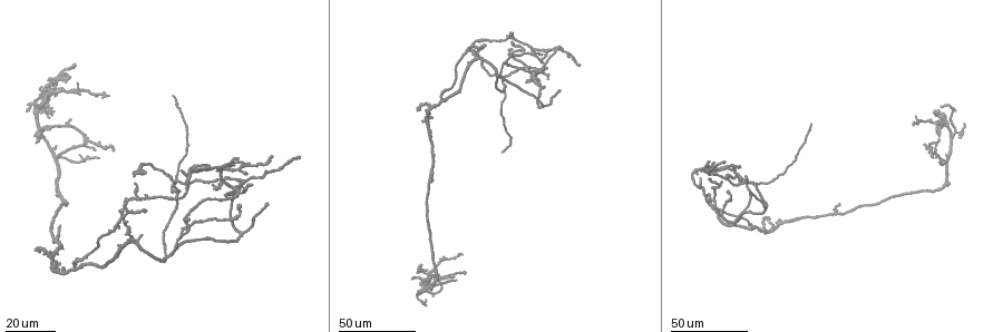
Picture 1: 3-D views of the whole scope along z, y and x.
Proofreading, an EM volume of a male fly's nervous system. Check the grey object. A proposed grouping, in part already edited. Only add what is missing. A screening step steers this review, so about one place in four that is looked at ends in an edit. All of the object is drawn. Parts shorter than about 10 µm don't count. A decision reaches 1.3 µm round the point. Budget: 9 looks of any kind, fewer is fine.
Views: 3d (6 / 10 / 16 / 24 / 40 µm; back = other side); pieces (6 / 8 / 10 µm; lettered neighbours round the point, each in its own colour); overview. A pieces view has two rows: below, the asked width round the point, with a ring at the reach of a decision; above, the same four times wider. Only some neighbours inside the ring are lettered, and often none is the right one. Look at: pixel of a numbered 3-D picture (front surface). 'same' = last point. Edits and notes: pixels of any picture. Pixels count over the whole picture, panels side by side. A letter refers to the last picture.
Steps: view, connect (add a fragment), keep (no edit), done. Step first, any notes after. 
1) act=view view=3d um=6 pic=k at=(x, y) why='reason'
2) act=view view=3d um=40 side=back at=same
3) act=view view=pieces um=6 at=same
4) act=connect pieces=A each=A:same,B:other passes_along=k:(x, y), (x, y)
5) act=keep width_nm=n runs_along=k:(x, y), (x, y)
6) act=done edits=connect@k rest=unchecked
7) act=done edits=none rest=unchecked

act=view view=3d um=24 pic=1 at=(547, 80) why='free end'

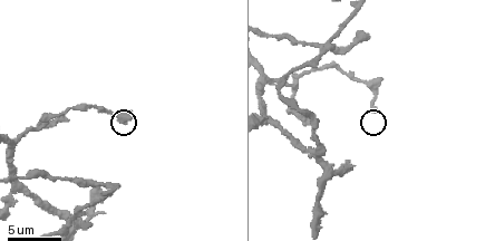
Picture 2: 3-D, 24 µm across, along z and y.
act=view view=pieces um=10 pic=2 at=(375, 110) why='see the neighbours'

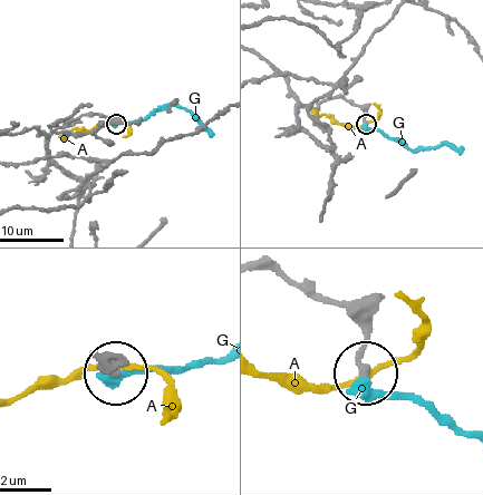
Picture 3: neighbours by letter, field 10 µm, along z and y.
act=keep width_nm=270 each=A:other,G:other runs_along=3:(299, 123), (300, 106), (335, 97), (357, 105), (365, 123) found='none of them fits'

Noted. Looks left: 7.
act=view view=3d um=24 pic=1 at=(62, 74)

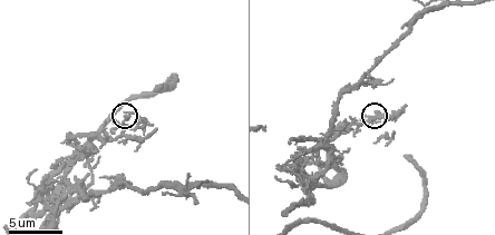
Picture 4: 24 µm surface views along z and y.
act=view view=pieces um=10 pic=4 at=(126, 114)

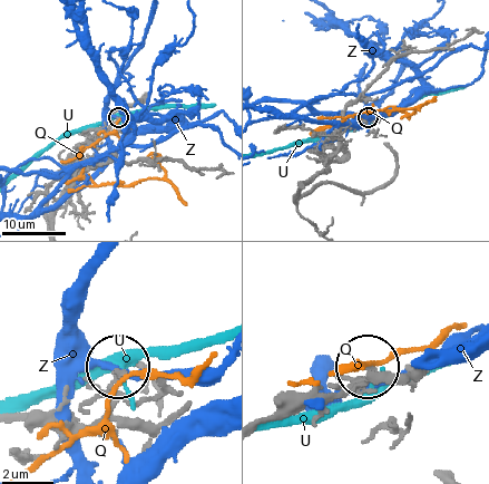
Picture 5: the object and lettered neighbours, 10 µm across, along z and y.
act=keep width_nm=260 each=Q:other,U:other,Z:other found='no lettered fragment goes on from it'

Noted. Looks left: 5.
act=view view=3d um=40 pic=1 at=(453, 259) why='an open end'

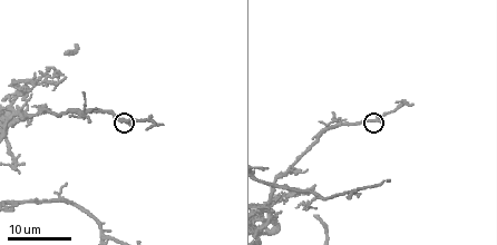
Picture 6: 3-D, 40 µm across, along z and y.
act=view view=3d um=6 pic=6 at=(382, 119) why='closer look'

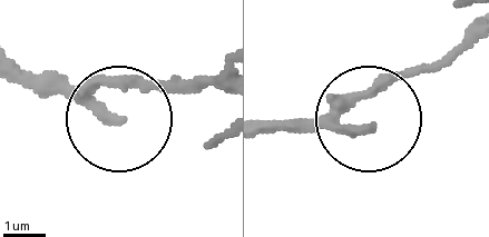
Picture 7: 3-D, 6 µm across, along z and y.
act=view view=pieces um=8 pic=7 at=(364, 128)

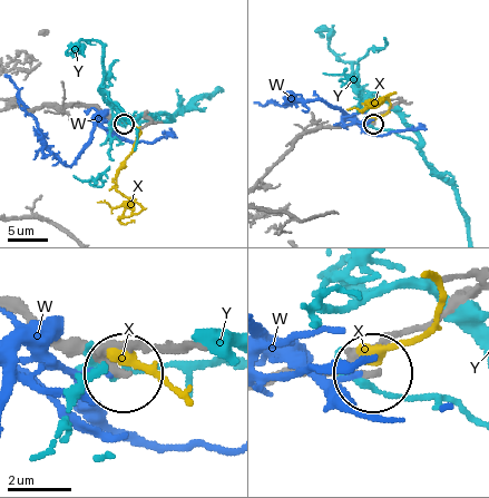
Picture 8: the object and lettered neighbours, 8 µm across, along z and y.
act=keep each=W:other,X:other,Y:other runs_along=8:(266, 172), (304, 134), (322, 127), (371, 124) found='none of them fits'

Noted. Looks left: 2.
act=view view=3d um=24 pic=1 at=(551, 48) why='free end'

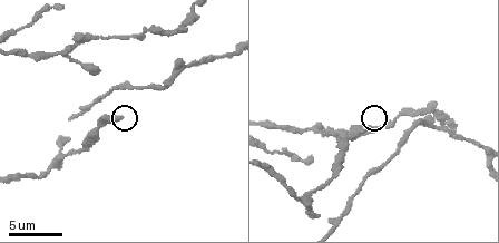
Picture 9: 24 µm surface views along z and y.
act=view view=pieces um=6 pic=9 at=(122, 117)

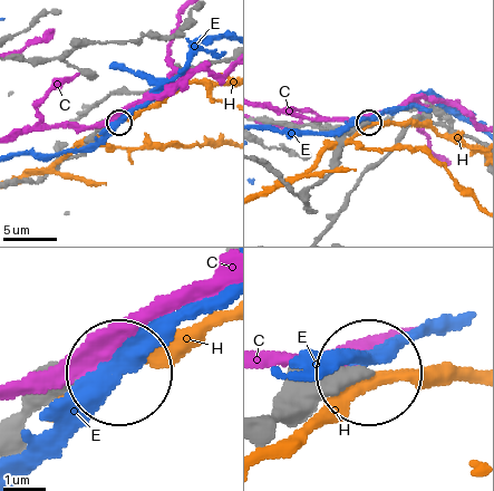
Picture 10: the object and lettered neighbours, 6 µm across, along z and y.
act=keep each=C:other,E:other,H:other runs_along=10:(15, 184), (41, 181), (97, 134), (117, 124) found='none of them fits'

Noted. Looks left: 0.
act=done edits=none rest=unchecked

